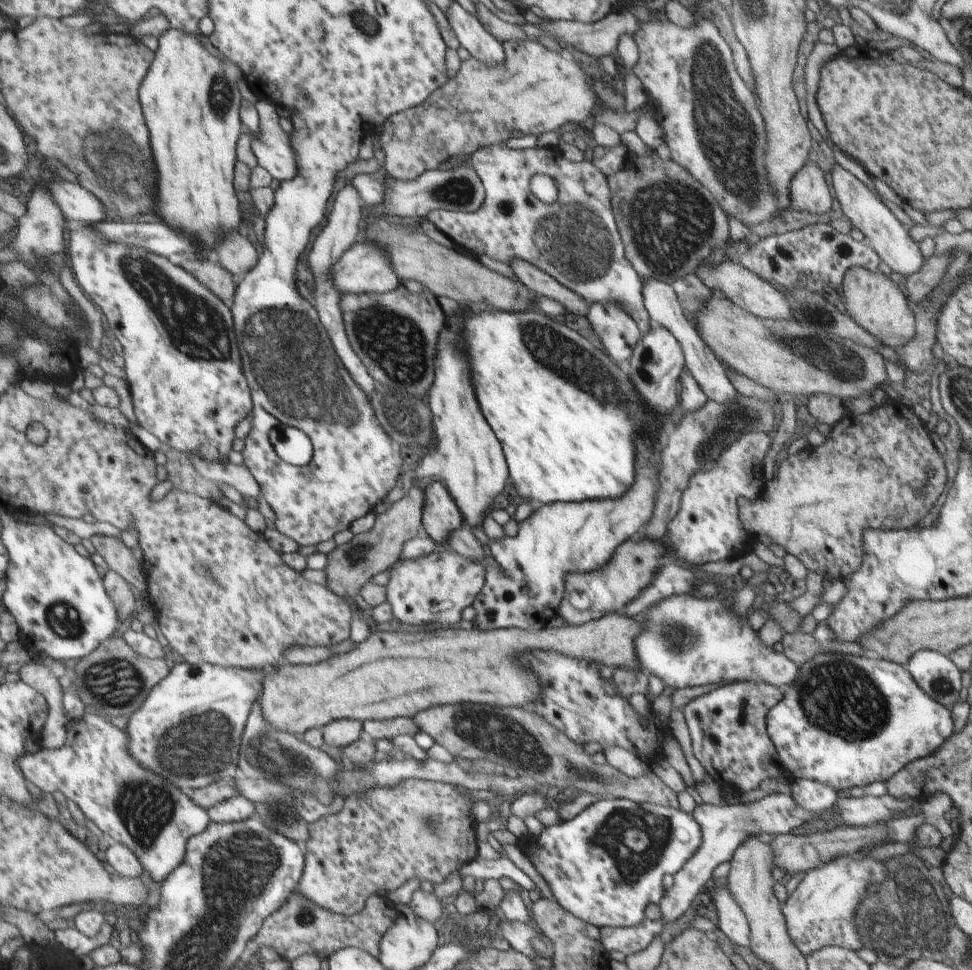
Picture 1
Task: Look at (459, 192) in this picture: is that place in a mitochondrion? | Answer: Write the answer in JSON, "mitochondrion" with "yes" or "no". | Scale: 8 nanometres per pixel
{"mitochondrion":"yes"}

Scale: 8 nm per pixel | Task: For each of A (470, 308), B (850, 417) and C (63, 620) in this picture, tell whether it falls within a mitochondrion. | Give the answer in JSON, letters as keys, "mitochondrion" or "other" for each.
{"A":"other","B":"other","C":"mitochondrion"}

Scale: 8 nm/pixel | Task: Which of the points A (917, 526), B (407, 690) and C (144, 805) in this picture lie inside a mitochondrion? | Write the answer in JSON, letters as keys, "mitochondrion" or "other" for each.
{"A":"other","B":"other","C":"mitochondrion"}

